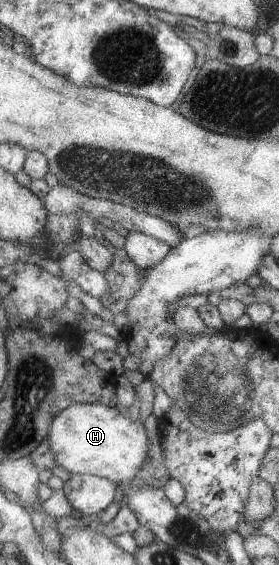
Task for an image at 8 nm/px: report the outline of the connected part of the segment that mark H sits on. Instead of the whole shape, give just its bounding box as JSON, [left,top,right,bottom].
[47,403,148,484]

